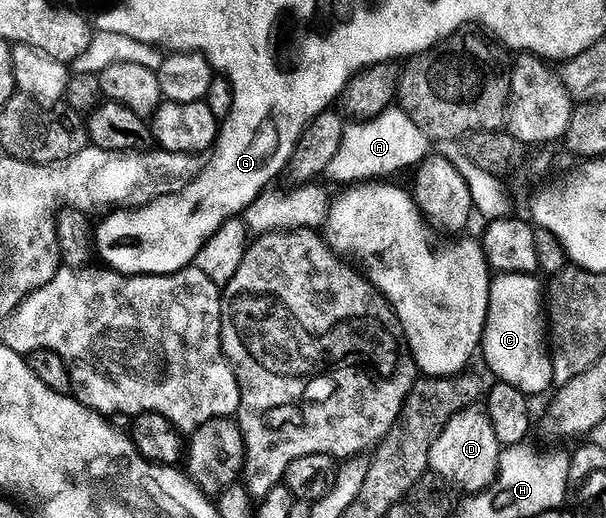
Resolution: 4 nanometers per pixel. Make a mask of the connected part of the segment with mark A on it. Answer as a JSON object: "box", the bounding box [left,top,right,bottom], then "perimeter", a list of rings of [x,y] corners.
{"box":[327,109,430,185],"perimeter":[[[389,109],[381,115],[360,121],[357,127],[349,126],[342,141],[342,149],[328,160],[327,178],[336,183],[354,185],[359,181],[380,181],[385,177],[396,177],[407,167],[419,168],[429,158],[428,139],[430,135],[421,124],[415,123],[404,111]]]}

